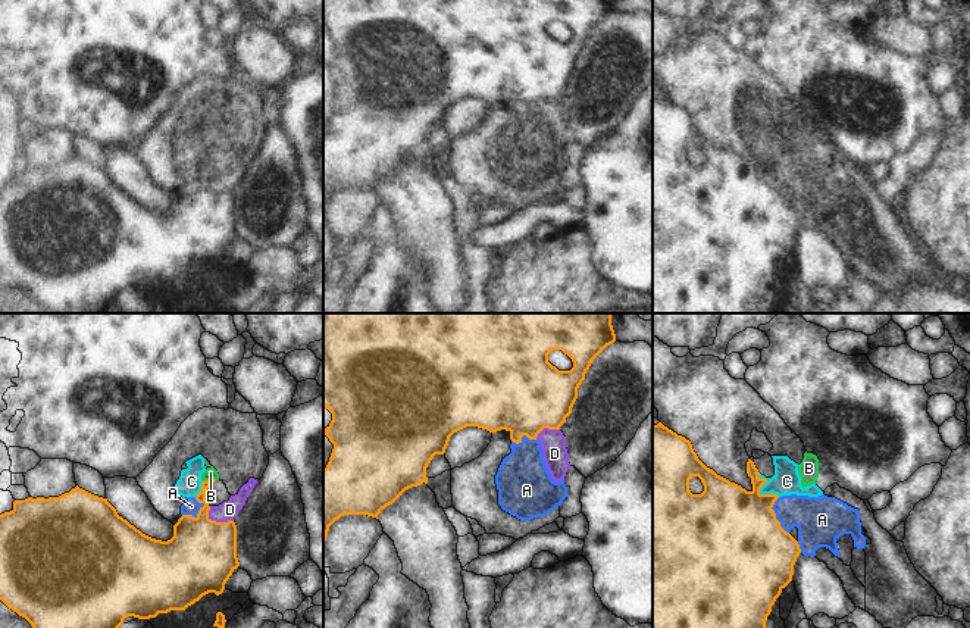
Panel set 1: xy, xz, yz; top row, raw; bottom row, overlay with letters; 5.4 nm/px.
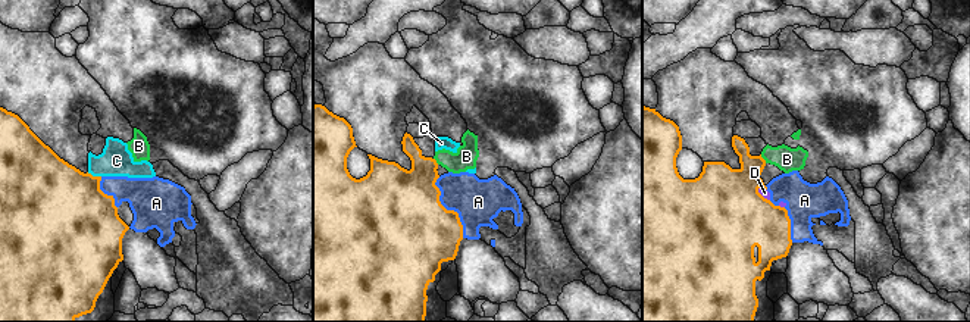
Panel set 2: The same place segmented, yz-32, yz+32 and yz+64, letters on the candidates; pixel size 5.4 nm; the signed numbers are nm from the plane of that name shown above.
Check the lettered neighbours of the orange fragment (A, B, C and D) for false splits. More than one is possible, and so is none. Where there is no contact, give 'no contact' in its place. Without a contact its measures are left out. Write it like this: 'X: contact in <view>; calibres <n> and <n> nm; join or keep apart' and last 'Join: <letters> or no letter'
A: contact in xy; calibres 380 and 90 nm; keep apart
B: contact in xy; calibres 100 and 70 nm; keep apart
C: contact in yz; calibres 460 and 150 nm; keep apart
D: contact in xy; calibres 380 and 100 nm; keep apart
Join: no letter

